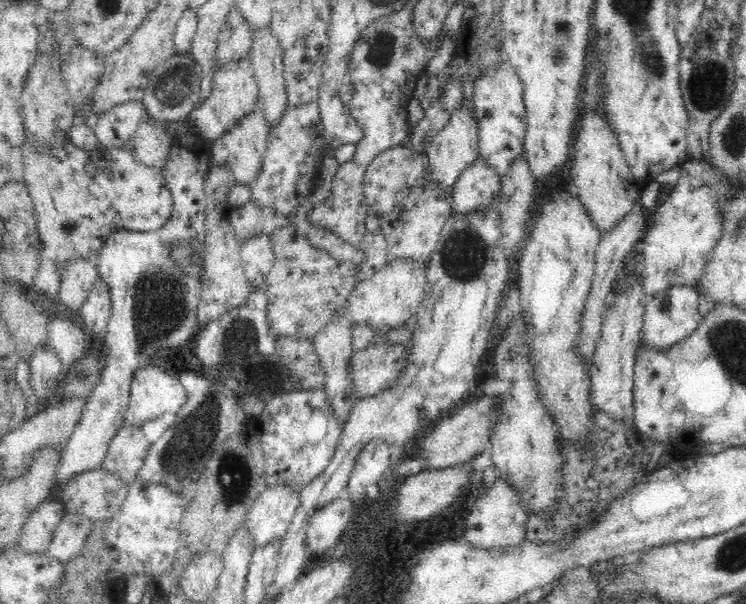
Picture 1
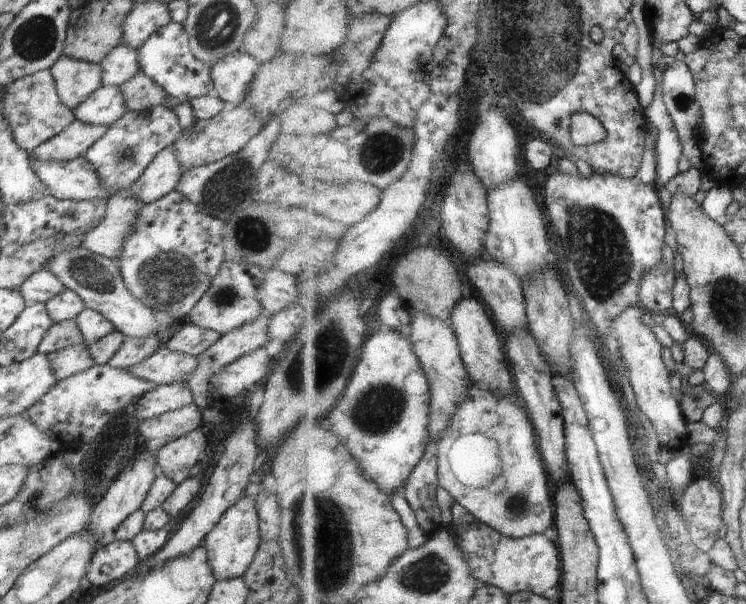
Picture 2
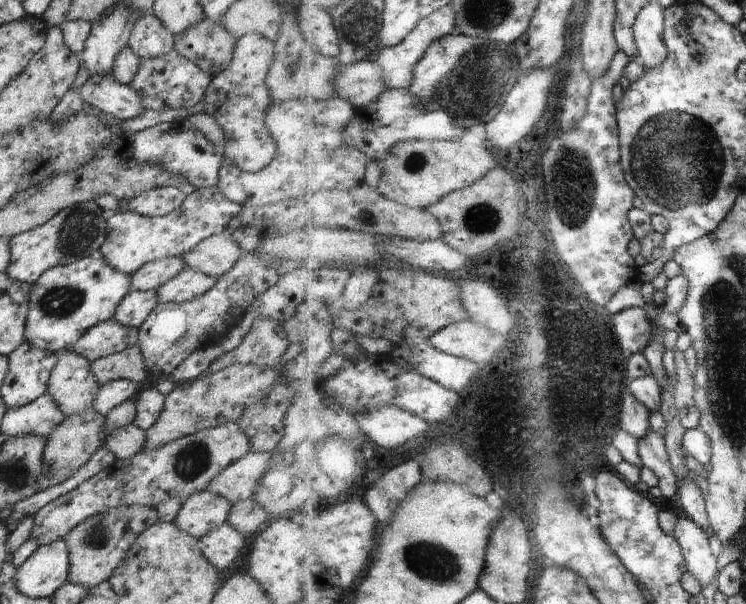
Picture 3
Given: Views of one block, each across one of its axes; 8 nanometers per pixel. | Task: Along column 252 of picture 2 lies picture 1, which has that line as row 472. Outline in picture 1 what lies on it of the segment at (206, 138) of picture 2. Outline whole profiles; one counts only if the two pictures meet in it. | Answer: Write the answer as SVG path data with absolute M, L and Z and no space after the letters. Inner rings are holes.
M124 424L116 436L114 435L101 467L118 475L126 484L132 486L151 445L141 428L130 427Z

